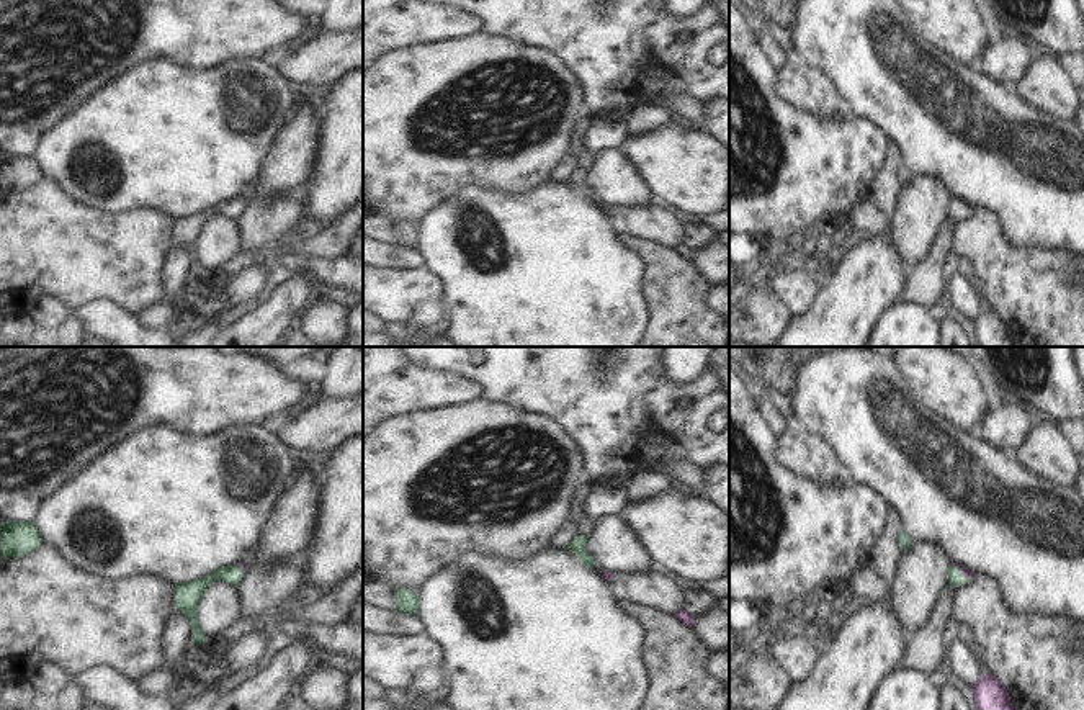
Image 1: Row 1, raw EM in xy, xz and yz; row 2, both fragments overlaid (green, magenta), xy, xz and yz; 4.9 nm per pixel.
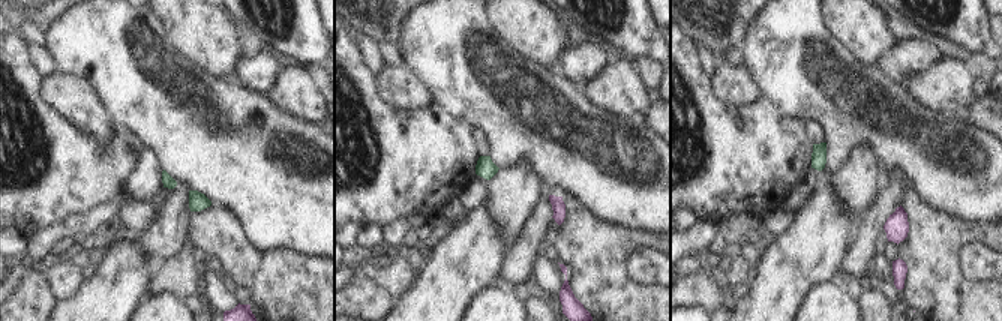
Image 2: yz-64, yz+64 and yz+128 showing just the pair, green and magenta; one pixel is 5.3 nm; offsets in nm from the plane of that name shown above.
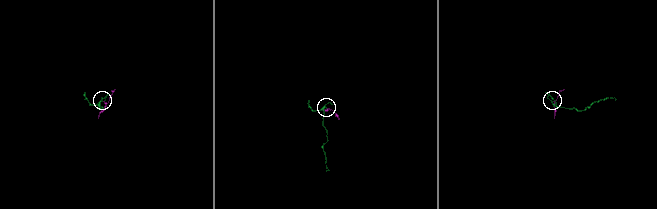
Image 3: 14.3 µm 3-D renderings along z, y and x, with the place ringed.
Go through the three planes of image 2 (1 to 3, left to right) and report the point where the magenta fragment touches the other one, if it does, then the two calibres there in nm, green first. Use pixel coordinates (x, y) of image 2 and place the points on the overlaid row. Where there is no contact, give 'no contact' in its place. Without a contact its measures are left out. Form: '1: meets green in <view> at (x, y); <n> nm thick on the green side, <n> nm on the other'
1: no contact
2: no contact
3: no contact

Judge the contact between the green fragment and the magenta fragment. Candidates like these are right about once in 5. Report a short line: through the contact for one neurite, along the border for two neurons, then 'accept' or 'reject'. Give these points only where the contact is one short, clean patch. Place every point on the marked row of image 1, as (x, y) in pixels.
line yz (955, 575), (960, 570), (968, 573); accept

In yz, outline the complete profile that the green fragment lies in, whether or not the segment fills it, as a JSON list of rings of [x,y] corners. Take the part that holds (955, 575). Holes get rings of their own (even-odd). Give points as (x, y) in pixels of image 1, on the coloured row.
[[[952,563],[948,569],[948,584],[953,584],[953,586],[966,584],[973,577],[974,574],[970,569],[966,569],[958,563]]]

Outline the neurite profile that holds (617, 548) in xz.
[[[607,515],[590,533],[587,551],[597,564],[611,574],[647,573],[657,566],[654,556],[625,517]]]

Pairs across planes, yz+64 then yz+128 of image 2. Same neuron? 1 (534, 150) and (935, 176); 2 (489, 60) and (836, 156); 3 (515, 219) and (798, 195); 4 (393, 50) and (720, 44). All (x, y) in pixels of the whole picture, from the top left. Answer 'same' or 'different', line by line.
1: same
2: same
3: different
4: different

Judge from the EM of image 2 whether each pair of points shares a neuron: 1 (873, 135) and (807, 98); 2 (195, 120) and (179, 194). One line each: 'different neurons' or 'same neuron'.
1: same neuron
2: different neurons

